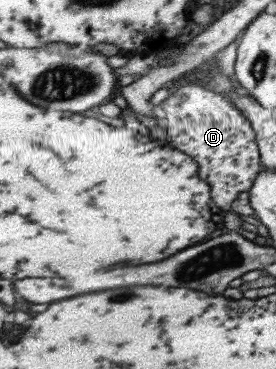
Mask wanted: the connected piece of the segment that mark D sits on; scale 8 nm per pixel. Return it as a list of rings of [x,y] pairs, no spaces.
[[[198,82],[183,84],[176,88],[159,105],[151,106],[152,118],[157,125],[165,128],[168,143],[175,150],[190,156],[197,164],[198,175],[201,180],[209,184],[210,199],[215,206],[224,212],[230,211],[230,204],[239,192],[247,192],[250,189],[252,180],[260,169],[260,156],[255,142],[254,130],[249,121],[241,114],[238,108],[222,93],[217,93],[208,89]]]

